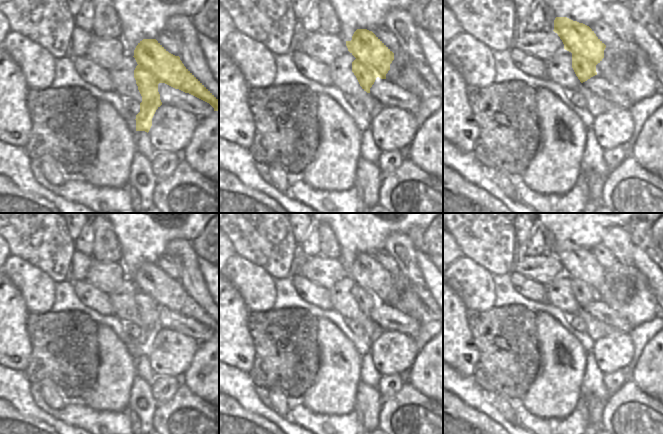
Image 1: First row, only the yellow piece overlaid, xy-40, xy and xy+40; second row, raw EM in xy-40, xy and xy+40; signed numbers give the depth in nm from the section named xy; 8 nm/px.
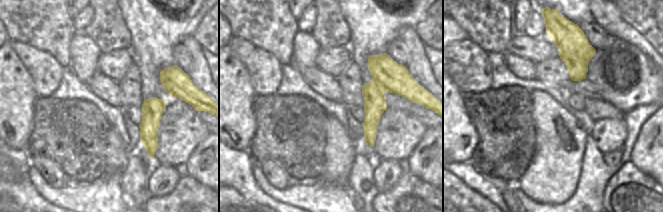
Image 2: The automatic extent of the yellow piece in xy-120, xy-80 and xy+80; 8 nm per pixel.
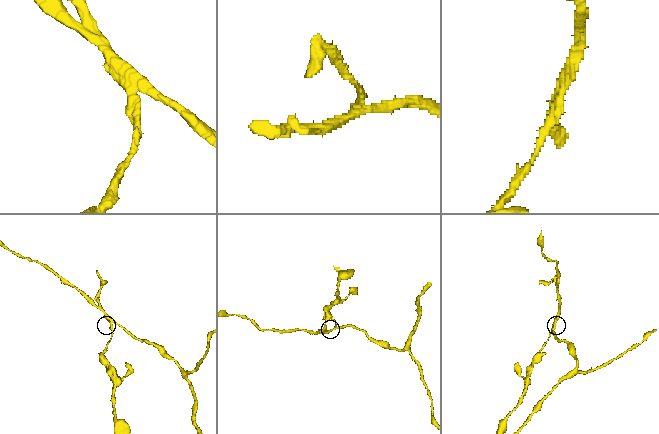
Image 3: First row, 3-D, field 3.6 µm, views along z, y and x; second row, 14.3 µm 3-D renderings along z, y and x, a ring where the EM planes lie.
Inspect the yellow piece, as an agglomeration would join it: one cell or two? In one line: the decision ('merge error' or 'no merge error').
merge error

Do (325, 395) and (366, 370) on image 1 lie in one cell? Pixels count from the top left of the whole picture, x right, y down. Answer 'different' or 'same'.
different

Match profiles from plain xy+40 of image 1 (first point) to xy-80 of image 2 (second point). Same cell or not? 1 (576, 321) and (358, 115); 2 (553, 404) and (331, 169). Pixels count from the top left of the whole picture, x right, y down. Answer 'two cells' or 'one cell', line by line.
1: one cell
2: one cell

